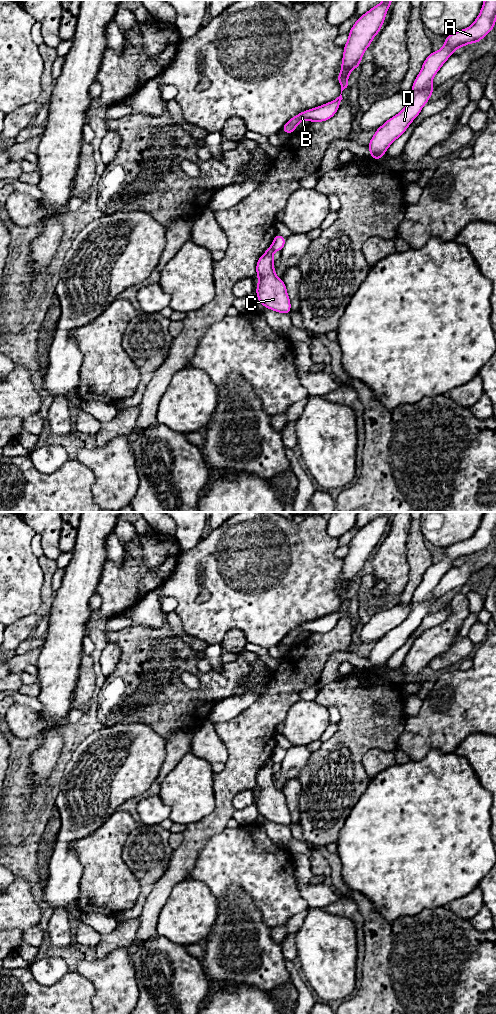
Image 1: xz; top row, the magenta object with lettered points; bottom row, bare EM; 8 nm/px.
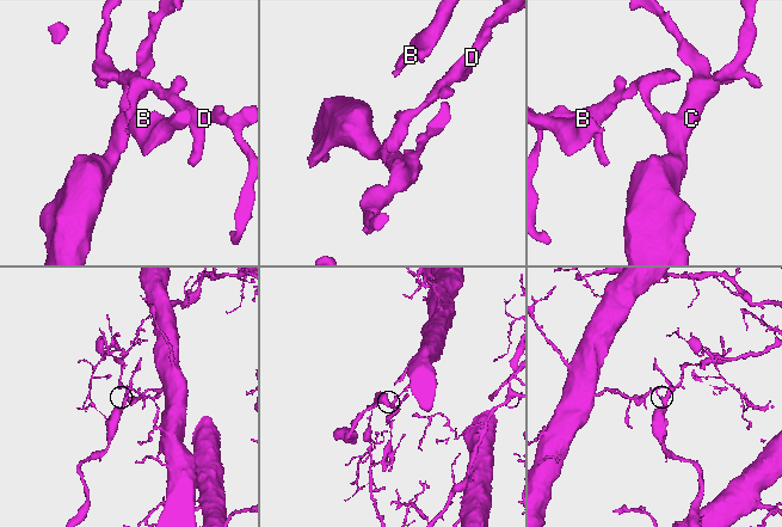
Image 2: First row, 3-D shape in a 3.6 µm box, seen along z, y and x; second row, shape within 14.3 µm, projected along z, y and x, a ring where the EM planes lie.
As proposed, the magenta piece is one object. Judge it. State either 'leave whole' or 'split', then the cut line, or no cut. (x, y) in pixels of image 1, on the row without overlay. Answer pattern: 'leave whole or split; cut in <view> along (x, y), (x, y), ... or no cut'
split; cut in xz along (270, 759), (274, 762)

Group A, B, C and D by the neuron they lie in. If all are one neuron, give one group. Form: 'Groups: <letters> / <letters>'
Groups: A B D / C

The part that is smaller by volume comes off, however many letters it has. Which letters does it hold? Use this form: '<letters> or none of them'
C

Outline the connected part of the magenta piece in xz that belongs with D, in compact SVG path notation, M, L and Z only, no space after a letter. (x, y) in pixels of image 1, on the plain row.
M484 512L480 526L474 535L446 548L443 559L427 568L413 594L412 609L396 628L391 629L376 644L368 656L371 671L382 671L389 658L399 650L419 627L423 618L434 604L432 592L447 571L458 559L479 555L492 541L496 532L496 512Z

